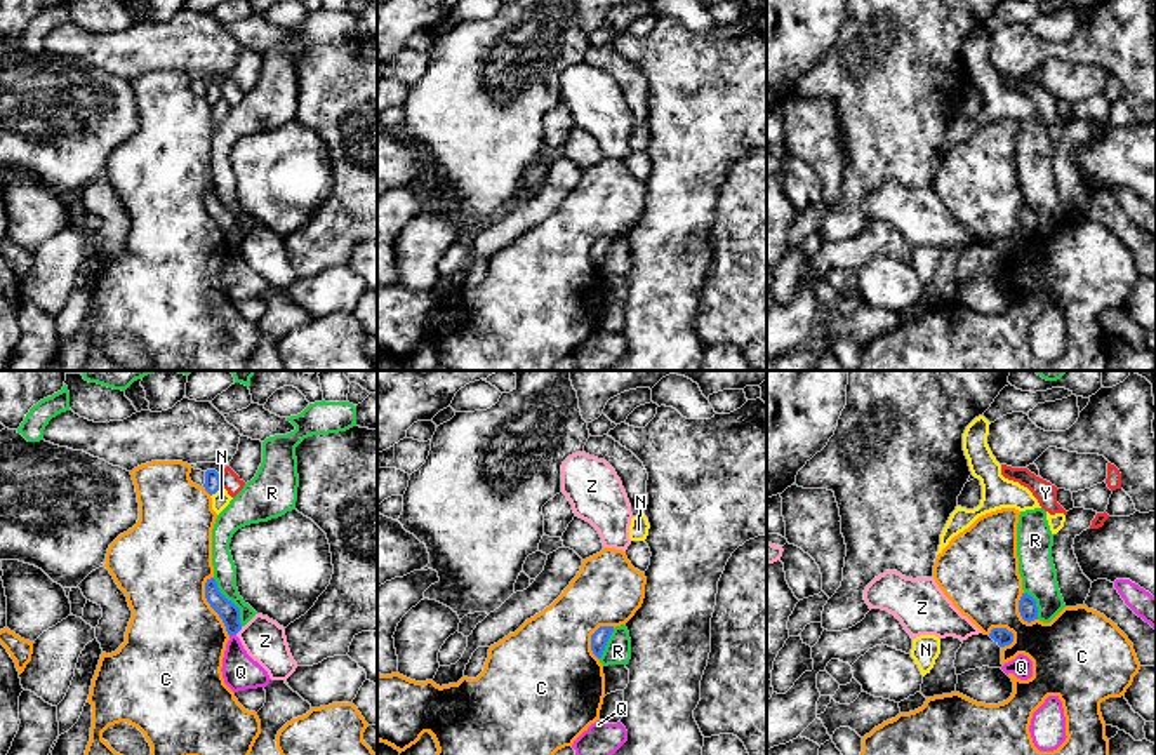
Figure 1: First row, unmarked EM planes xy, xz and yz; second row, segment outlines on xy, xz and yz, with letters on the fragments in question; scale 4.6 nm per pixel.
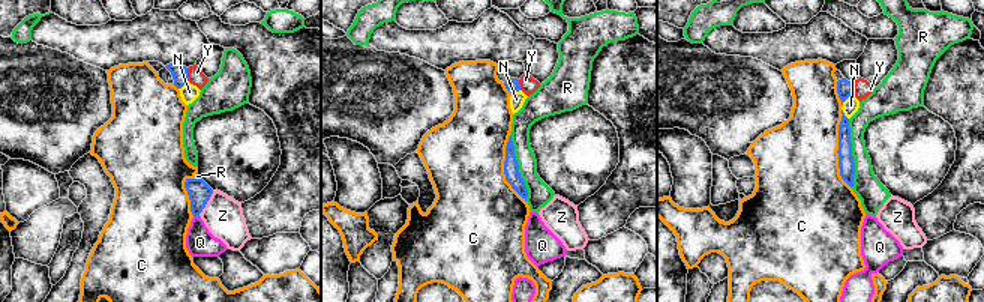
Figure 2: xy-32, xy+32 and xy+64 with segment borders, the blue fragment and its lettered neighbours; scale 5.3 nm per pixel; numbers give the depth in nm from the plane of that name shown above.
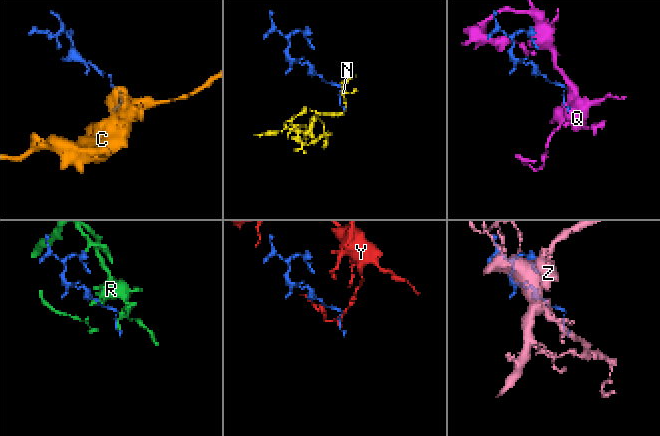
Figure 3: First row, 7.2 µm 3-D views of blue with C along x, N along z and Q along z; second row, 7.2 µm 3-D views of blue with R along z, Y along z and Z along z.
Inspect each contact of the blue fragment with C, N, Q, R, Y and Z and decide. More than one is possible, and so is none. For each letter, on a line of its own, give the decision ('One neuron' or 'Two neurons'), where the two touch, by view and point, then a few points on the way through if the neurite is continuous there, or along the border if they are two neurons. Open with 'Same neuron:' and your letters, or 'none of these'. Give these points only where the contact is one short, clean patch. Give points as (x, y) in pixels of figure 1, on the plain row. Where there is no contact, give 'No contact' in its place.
Same neuron: none of these
C: Two neurons. Touches blue at xy (211, 216)
N: Two neurons. Touches blue at xy (216, 101)
Q: Two neurons. Touches blue at xy (232, 244). Boundary: xy (235, 244), (230, 247)
R: Two neurons. Touches blue at xy (232, 213). Boundary: xy (212, 188), (216, 197), (239, 220), (239, 232), (242, 235)
Y: Two neurons. Touches blue at xy (219, 91)
Z: Two neurons. Touches blue at xy (239, 240)

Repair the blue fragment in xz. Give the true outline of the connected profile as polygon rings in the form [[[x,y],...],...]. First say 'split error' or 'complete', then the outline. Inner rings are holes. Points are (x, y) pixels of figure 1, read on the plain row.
complete; [[[600,237],[593,245],[591,245],[591,261],[593,264],[600,270],[603,261],[605,261],[605,256],[610,249],[614,242],[614,237]]]

